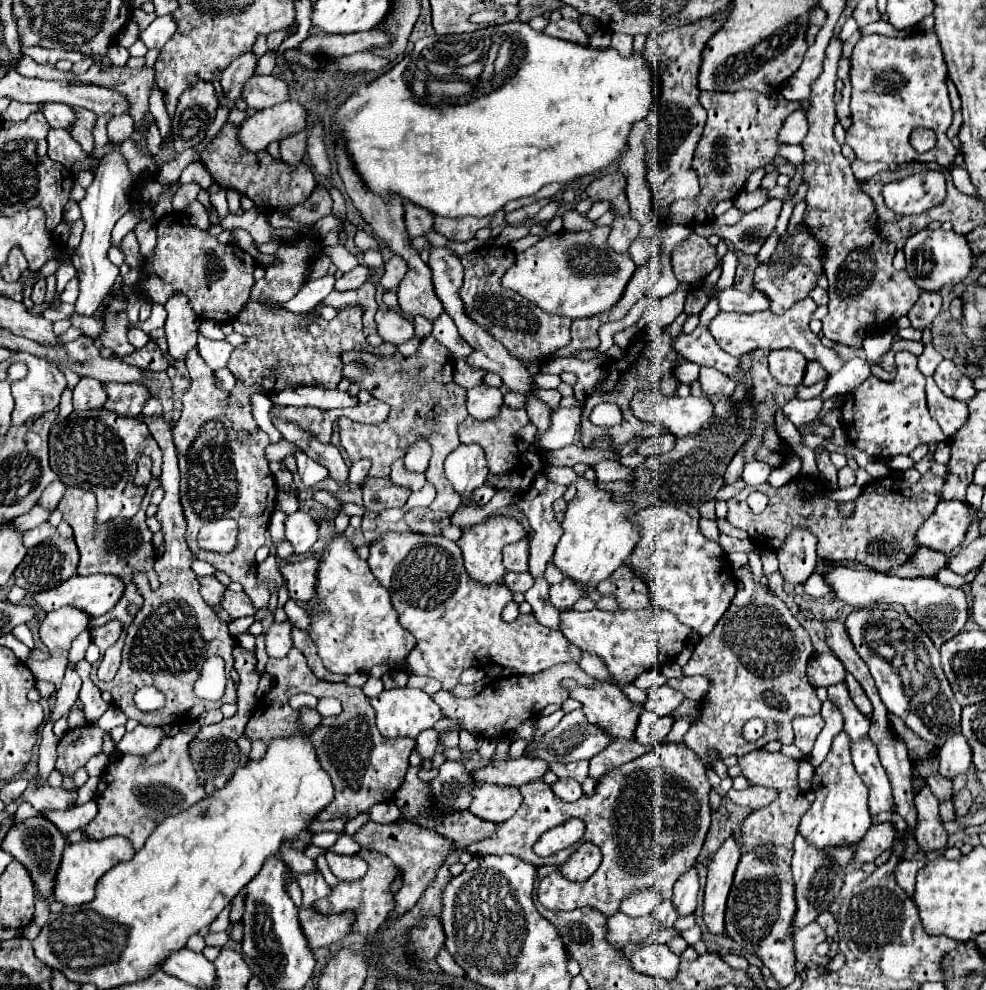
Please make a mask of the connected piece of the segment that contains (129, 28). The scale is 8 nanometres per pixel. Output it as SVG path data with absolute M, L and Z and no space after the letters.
M130 21L130 23L122 29L122 33L118 35L118 45L122 45L122 47L128 49L136 39L138 39L138 25L136 25L134 21Z

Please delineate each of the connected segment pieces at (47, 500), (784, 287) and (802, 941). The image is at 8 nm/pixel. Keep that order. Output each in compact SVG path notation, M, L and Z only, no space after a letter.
M59 479L55 480L52 485L48 485L48 487L44 489L42 497L38 499L38 505L40 505L40 507L44 507L44 509L48 509L48 511L56 509L56 505L60 503L60 499L62 499L64 491L66 491L66 487L60 483Z
M804 223L798 225L796 233L786 233L784 239L780 239L774 255L768 263L760 263L754 273L754 285L762 293L770 297L770 311L772 313L784 313L790 305L794 305L800 299L806 299L810 291L816 287L818 277L822 275L822 243L812 237L812 231Z
M814 921L802 929L798 929L794 933L794 939L796 939L796 959L798 963L806 965L808 961L816 964L817 967L821 966L822 968L830 963L831 959L828 957L820 956L816 953L816 947L818 943L826 941L826 931Z

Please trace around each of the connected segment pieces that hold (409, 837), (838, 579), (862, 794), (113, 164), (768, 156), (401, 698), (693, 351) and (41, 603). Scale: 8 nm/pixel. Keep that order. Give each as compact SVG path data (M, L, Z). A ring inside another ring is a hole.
M370 821L364 829L360 829L354 835L354 839L364 849L382 851L384 855L388 855L394 861L394 865L404 873L404 883L402 883L400 891L396 893L396 909L390 915L390 919L396 917L396 915L406 913L410 907L416 905L416 901L422 897L426 887L434 881L438 869L444 865L446 857L456 851L456 845L452 843L452 839L442 837L436 831L430 831L430 829L426 831L426 829L420 829L418 825L402 823L402 821L396 821L396 823L390 823L390 825L378 825L378 823Z
M826 563L826 571L822 579L832 587L832 593L852 605L852 607L882 607L890 603L900 603L912 615L918 625L926 631L926 635L940 647L944 641L958 635L968 619L968 601L960 589L944 587L934 577L920 577L920 579L900 579L894 575L880 575L878 571L860 571L850 569L846 565Z
M842 731L834 737L830 753L826 759L816 767L812 779L812 793L816 795L812 807L802 817L798 833L802 833L810 843L824 849L826 845L840 845L858 843L868 827L872 825L868 813L868 787L862 783L860 775L856 773L850 757L850 737Z
M118 143L118 147L110 155L106 155L104 161L98 165L94 173L94 183L86 189L86 197L80 201L82 221L86 227L82 233L82 243L78 245L72 257L72 265L78 269L78 277L80 277L80 295L75 303L75 312L79 315L90 317L100 305L100 301L106 297L106 293L110 291L114 279L118 277L118 267L108 261L106 253L112 245L110 233L114 223L128 211L132 183L134 179L126 167L126 159L122 157L120 143Z
M702 91L700 103L708 111L708 121L700 143L694 155L694 171L698 173L702 193L696 201L674 201L670 205L668 223L680 225L700 225L710 223L714 219L714 207L724 199L734 199L744 187L748 175L756 169L772 163L782 149L778 143L778 131L784 125L786 117L797 109L805 112L809 108L808 101L788 101L780 93L778 95L762 95L756 91L734 91L734 93L718 93L718 91Z
M388 689L382 691L378 697L370 699L374 711L376 711L376 725L378 731L384 737L410 737L416 739L418 733L434 727L434 723L442 717L440 707L432 701L432 697L428 693L422 693L420 689Z
M712 297L708 301L708 305L704 307L704 311L700 313L700 323L698 327L692 331L692 333L681 333L674 341L674 347L676 351L690 359L692 363L698 363L698 365L708 365L708 367L714 367L718 371L722 371L724 375L732 377L736 381L736 385L742 385L744 379L746 379L746 373L738 367L738 357L732 357L732 355L726 355L718 343L714 343L714 337L710 335L708 331L708 325L710 321L720 313L720 307L718 307L718 301L716 297Z
M94 573L86 577L74 575L60 587L36 593L34 601L46 613L56 611L64 605L74 605L92 617L100 617L114 609L122 593L124 593L122 579L108 573Z

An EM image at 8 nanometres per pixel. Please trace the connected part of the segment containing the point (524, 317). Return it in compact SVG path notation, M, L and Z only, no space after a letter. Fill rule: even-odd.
M484 245L472 253L460 255L460 261L464 267L464 285L460 289L460 299L466 307L466 315L474 319L474 323L490 331L490 335L494 335L494 339L498 339L510 351L510 355L514 355L514 359L520 359L524 365L544 363L558 349L570 343L572 319L548 315L528 299L522 299L522 295L500 285L502 275L516 263L516 253L510 247Z

